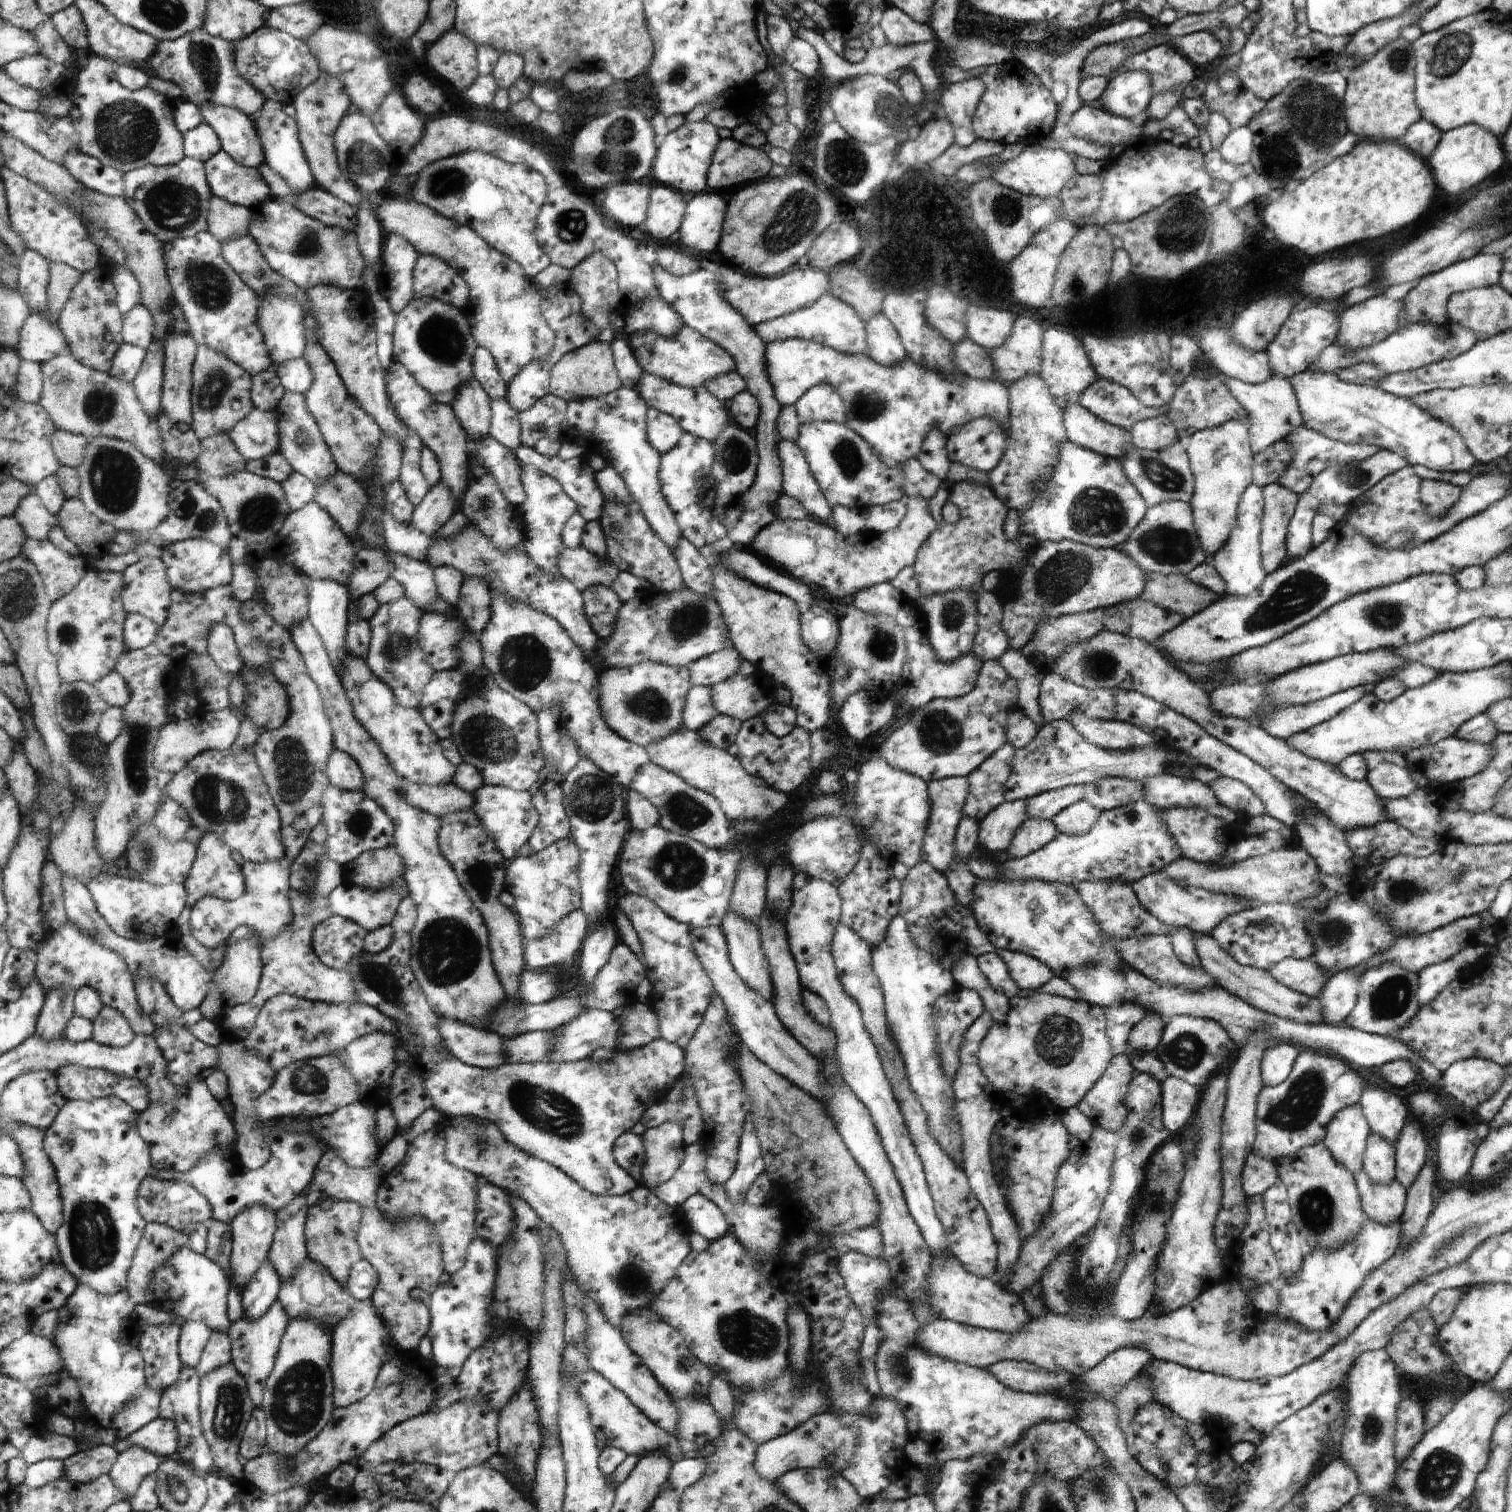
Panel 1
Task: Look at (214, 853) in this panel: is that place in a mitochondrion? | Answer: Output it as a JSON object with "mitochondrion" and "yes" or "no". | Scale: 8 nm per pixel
{"mitochondrion":"no"}

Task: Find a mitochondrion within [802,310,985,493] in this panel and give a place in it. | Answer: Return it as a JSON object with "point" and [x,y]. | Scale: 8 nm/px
{"point":[846,455]}

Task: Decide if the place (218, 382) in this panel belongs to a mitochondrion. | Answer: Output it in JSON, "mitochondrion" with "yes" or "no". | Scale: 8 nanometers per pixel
{"mitochondrion":"yes"}

